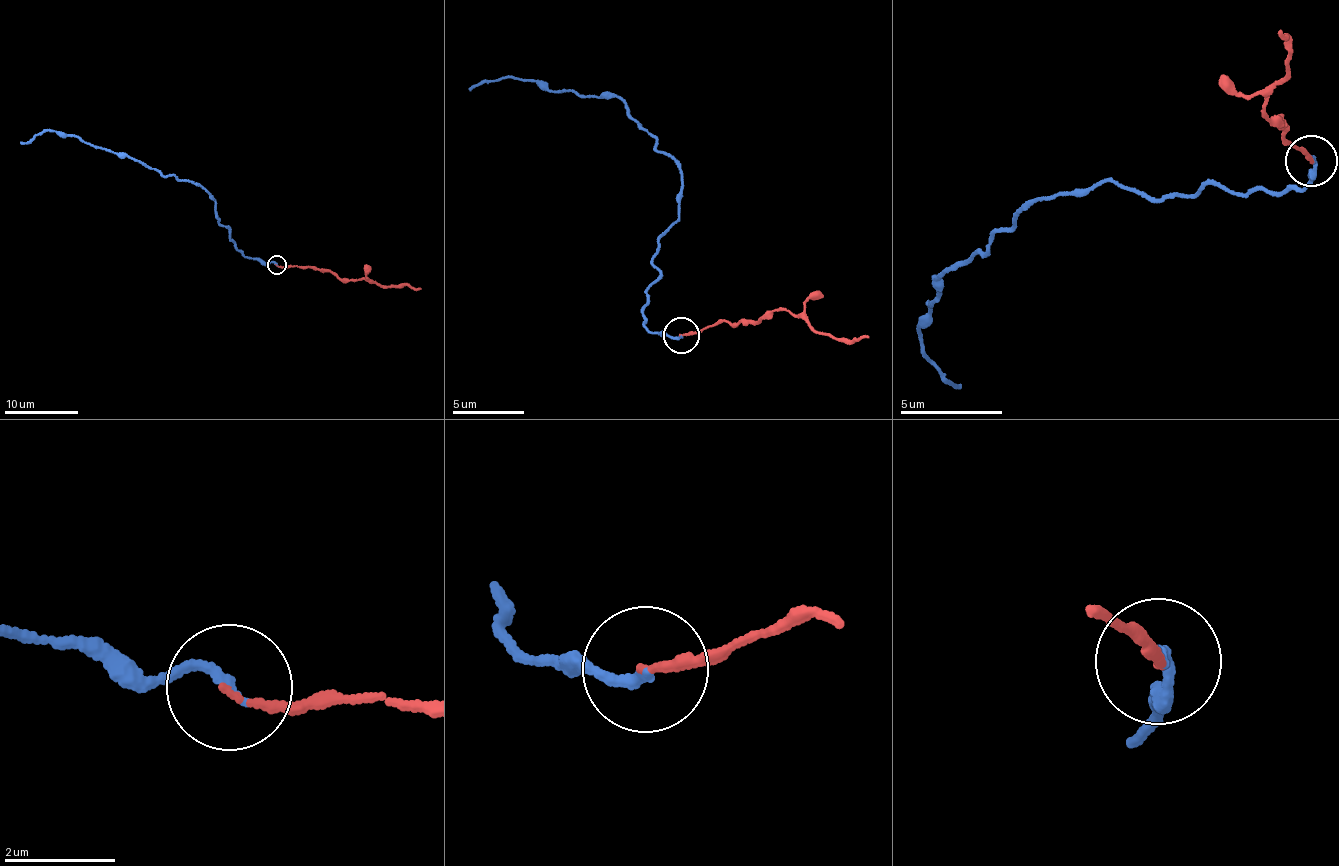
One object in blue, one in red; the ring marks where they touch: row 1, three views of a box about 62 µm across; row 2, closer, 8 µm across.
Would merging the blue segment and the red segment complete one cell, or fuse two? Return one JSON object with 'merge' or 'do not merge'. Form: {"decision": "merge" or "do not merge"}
{"decision": "merge"}

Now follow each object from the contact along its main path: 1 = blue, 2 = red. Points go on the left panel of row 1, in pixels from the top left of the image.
1: (276, 265), (240, 251), (200, 184), (164, 176), (129, 156), (51, 130), (21, 141)
2: (276, 265), (284, 268), (306, 265), (328, 269), (340, 278), (367, 279), (388, 286), (408, 284), (420, 289)

